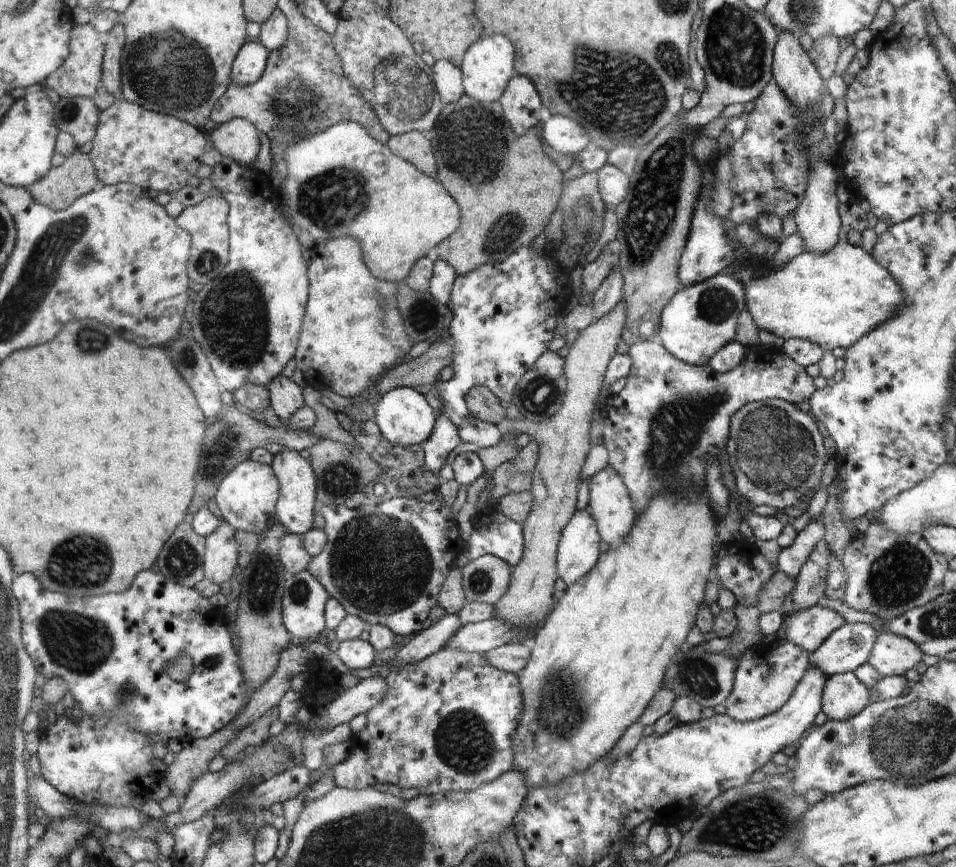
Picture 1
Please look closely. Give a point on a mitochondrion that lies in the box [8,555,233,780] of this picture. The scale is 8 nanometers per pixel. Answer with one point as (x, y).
(80, 644)

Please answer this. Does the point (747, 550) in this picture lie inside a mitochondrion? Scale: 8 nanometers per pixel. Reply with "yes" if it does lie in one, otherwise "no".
no

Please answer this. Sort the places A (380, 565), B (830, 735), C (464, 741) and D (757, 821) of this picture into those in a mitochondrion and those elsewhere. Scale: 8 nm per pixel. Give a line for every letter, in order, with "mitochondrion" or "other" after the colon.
A: mitochondrion
B: other
C: mitochondrion
D: mitochondrion

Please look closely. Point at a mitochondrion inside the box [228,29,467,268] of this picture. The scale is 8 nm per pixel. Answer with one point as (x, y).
(396, 81)

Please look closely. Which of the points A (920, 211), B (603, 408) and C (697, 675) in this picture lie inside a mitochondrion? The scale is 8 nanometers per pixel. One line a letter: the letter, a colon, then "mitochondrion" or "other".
A: other
B: other
C: mitochondrion

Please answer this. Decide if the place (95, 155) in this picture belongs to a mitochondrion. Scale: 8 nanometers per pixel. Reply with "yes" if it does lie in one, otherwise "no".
no

